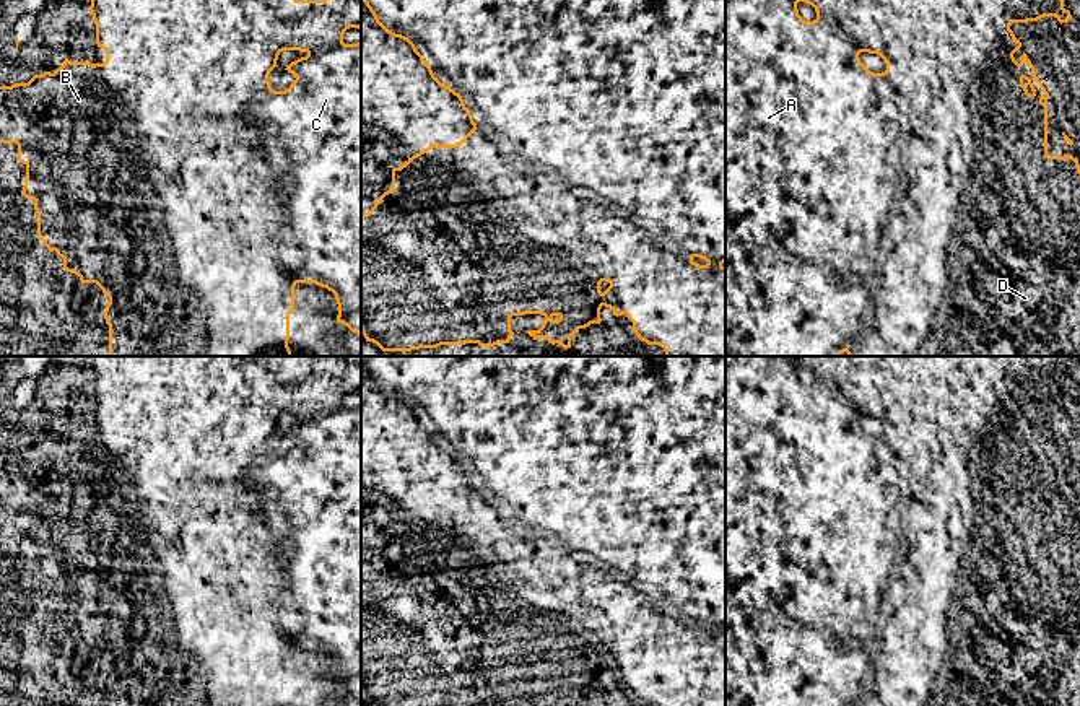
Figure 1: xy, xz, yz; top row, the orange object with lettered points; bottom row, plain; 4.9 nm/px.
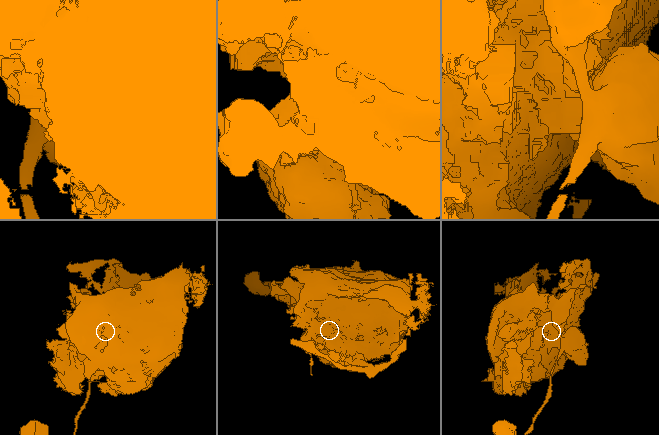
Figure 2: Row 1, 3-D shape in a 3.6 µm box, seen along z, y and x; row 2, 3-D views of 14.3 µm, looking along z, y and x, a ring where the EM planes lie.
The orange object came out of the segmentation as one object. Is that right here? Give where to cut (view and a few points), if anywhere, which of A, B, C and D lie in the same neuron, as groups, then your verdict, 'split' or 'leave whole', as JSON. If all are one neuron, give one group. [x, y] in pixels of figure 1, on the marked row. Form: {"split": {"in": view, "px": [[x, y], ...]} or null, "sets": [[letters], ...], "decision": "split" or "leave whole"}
{"split": {"in": "yz", "px": [[1017, 67], [968, 355]]}, "sets": [["A", "C"], ["B", "D"]], "decision": "split"}

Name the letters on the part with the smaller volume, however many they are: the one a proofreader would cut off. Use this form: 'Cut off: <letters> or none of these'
Cut off: B, D

